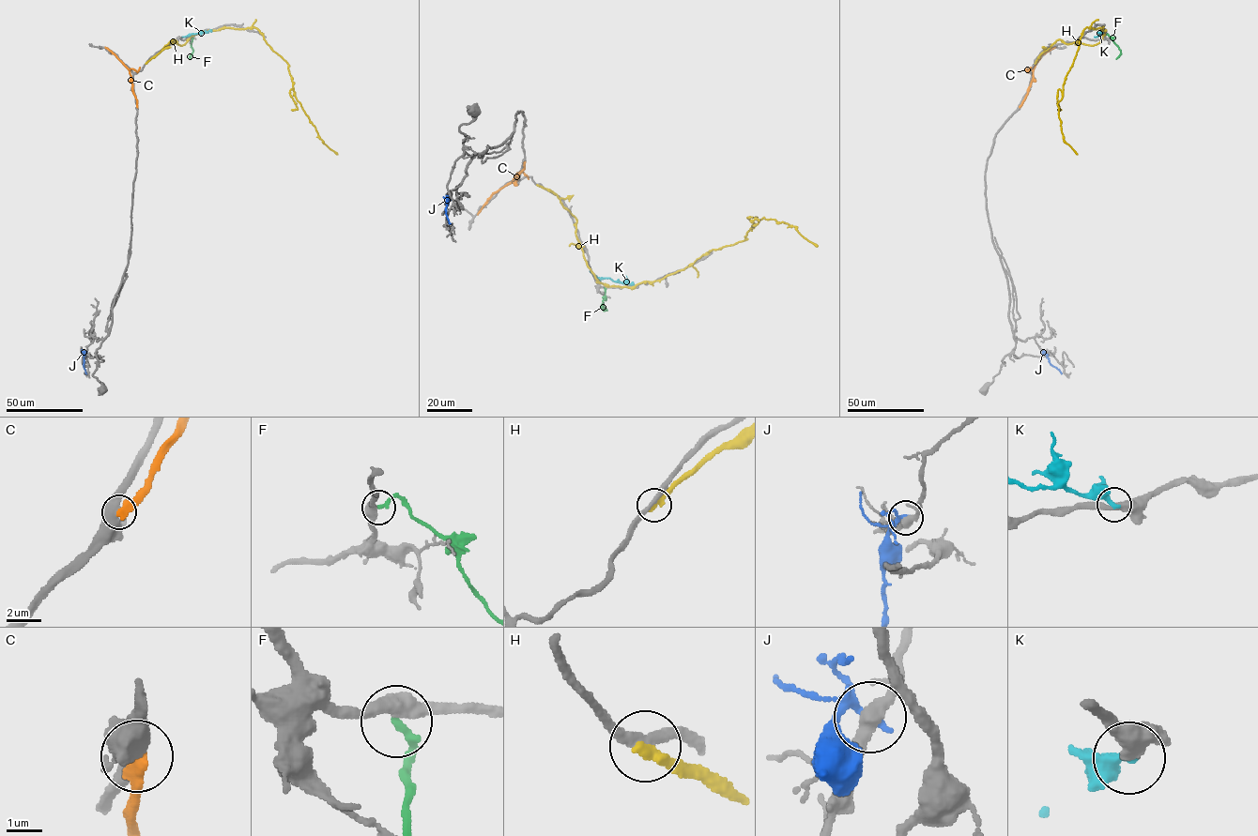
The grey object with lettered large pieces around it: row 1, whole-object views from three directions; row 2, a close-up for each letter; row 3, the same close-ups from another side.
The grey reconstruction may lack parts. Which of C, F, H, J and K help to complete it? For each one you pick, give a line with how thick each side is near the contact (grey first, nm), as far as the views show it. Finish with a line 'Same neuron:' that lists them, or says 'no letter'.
Same neuron: no letter

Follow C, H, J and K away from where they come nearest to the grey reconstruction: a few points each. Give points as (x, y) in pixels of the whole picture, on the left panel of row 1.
C: (137, 106), (129, 69), (105, 47)
H: (145, 63), (172, 39), (182, 45), (203, 31), (256, 28), (288, 65), (295, 97), (318, 137), (337, 154)
J: (85, 352), (84, 367), (86, 373)
K: (212, 30), (181, 37)

